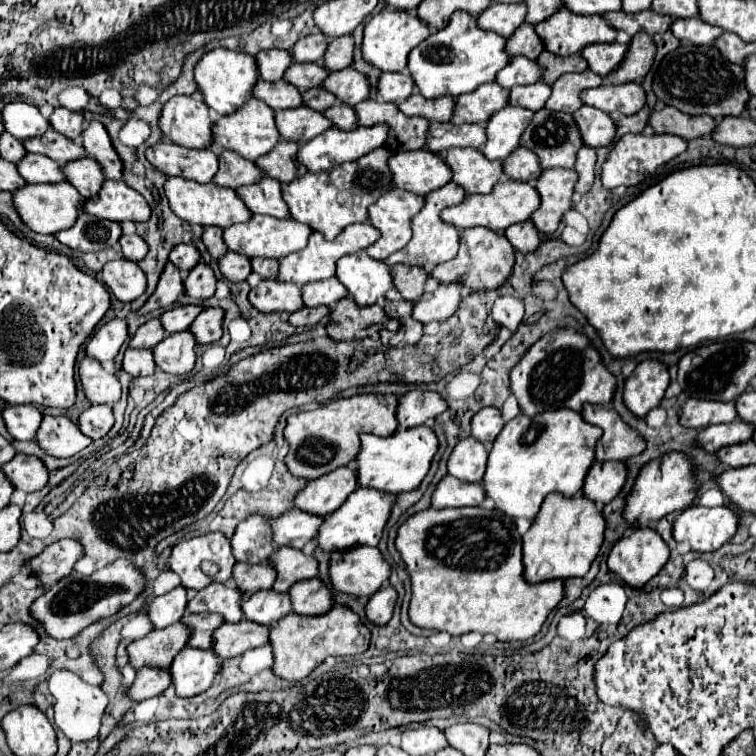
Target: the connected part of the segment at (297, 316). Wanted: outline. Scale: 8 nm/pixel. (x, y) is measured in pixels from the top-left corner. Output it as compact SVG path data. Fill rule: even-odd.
M304 306L302 310L294 312L288 322L294 324L294 326L314 326L314 324L318 324L328 314L330 314L330 308L328 306L316 306L316 308Z

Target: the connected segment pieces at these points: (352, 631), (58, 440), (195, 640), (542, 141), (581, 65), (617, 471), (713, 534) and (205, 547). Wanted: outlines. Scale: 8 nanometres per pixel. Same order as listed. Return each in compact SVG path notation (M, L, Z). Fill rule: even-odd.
M332 606L322 616L298 616L288 614L280 618L270 628L270 646L274 652L272 672L286 682L300 682L308 678L308 674L324 662L330 654L336 656L354 656L368 648L370 630L362 624L362 620L342 606Z
M44 416L36 440L56 458L70 458L92 444L92 440L80 434L80 428L66 416Z
M190 614L190 616L184 616L180 622L192 630L186 646L206 650L212 646L212 632L224 620L220 614Z
M542 108L534 114L530 126L526 128L526 132L522 134L520 140L522 146L534 150L540 158L540 166L546 168L572 168L576 162L576 150L580 150L584 146L584 142L580 140L580 130L572 118L572 114L568 112L554 112L548 108Z
M544 50L544 52L538 56L538 62L546 68L544 82L548 82L548 84L556 82L556 78L560 78L562 74L568 74L568 72L584 72L584 70L588 70L588 62L586 62L580 54L556 56L556 54Z
M594 462L584 478L582 492L596 504L608 504L624 486L626 466L624 462Z
M688 506L674 520L672 536L676 542L688 542L692 552L714 552L734 536L736 526L738 518L728 506Z
M210 532L206 536L198 536L198 538L190 538L190 540L182 540L178 542L174 548L172 548L172 554L170 554L170 570L176 572L180 576L180 584L186 588L186 590L202 590L204 586L208 586L210 582L226 582L230 580L232 576L232 566L236 564L234 556L232 556L232 548L230 548L230 540L222 534L222 532ZM204 560L210 560L214 564L220 566L218 574L214 578L206 576L202 570L200 570L200 562Z

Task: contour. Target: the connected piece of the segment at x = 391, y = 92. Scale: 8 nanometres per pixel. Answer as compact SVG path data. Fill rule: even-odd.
M388 72L380 76L378 82L378 96L386 102L394 102L400 104L404 102L412 92L414 92L416 84L412 82L410 74L404 72Z

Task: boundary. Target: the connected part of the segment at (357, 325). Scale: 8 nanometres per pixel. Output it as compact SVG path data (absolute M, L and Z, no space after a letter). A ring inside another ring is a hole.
M342 298L330 314L326 332L330 338L336 338L336 340L354 340L356 338L354 330L364 330L372 324L384 324L386 318L388 316L378 304L356 306L352 298Z

